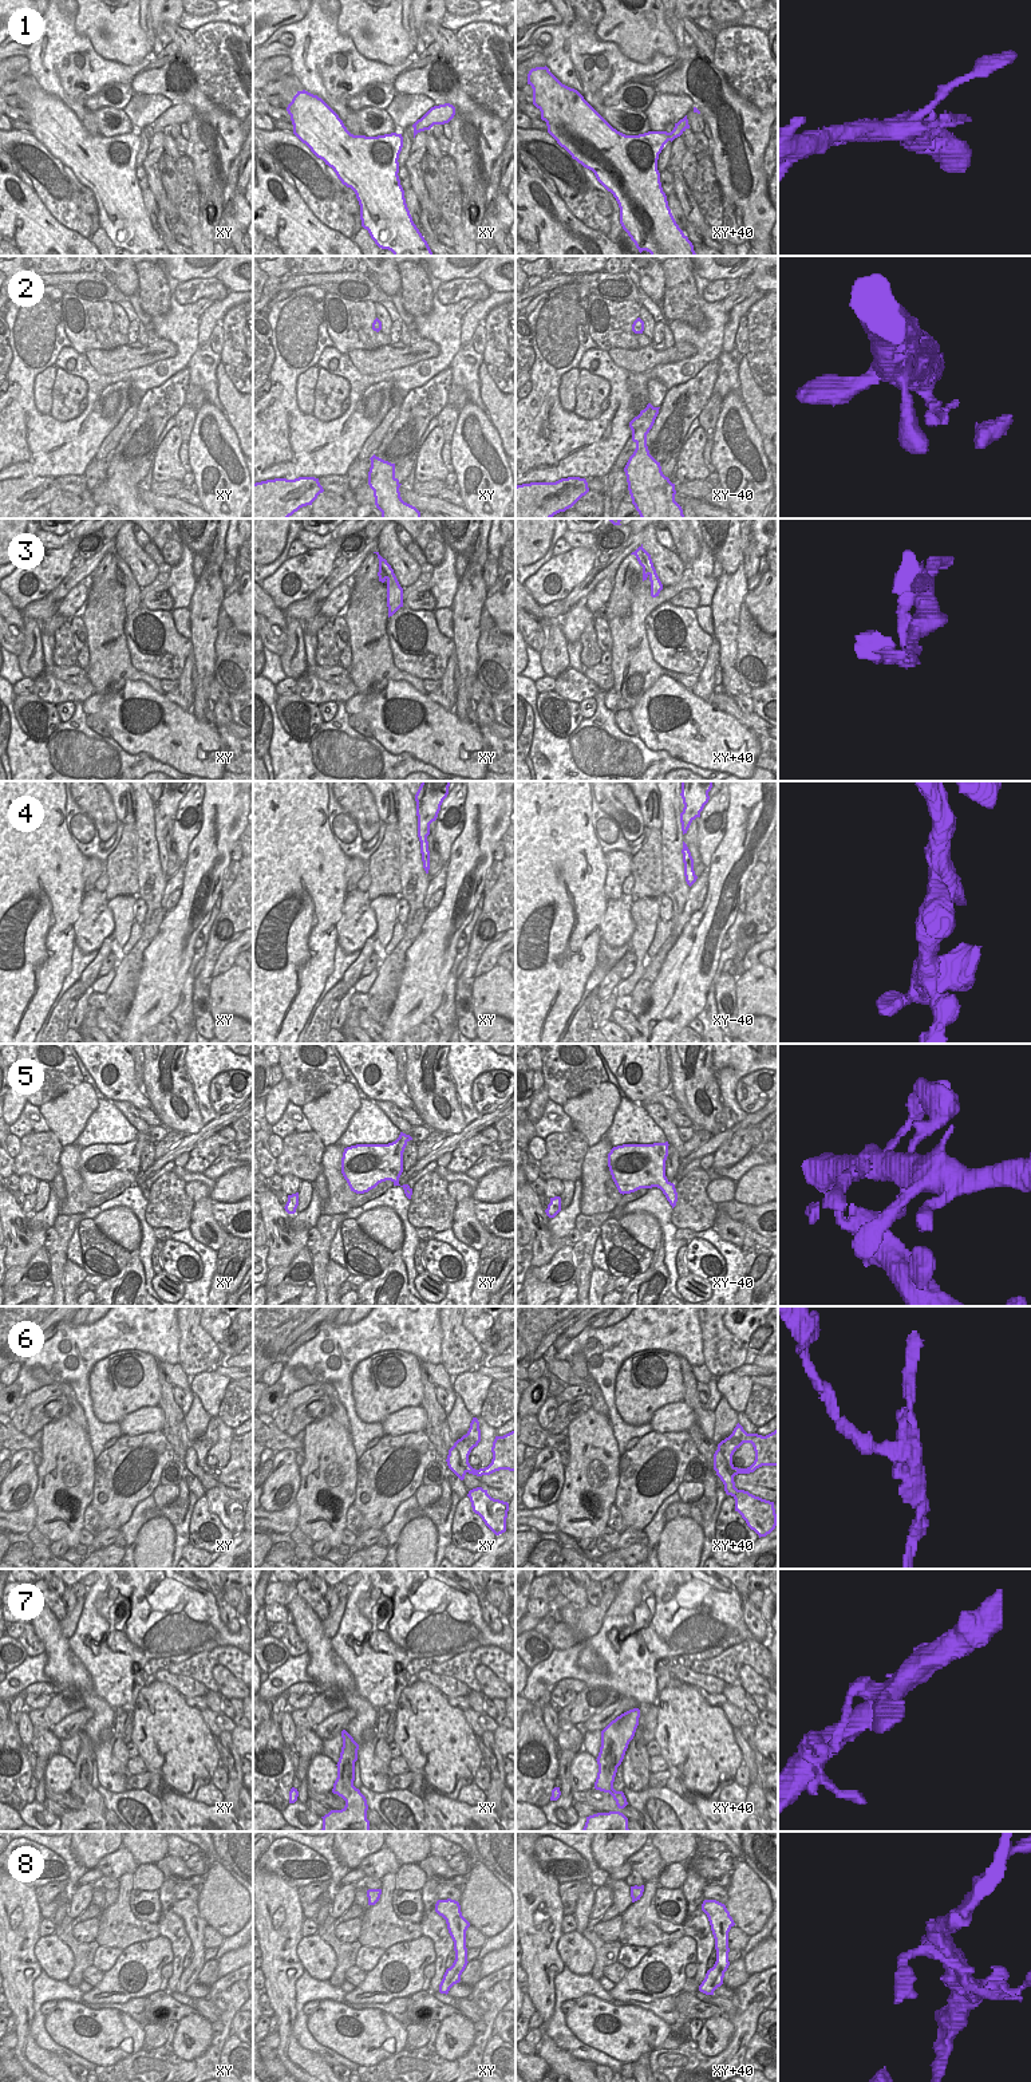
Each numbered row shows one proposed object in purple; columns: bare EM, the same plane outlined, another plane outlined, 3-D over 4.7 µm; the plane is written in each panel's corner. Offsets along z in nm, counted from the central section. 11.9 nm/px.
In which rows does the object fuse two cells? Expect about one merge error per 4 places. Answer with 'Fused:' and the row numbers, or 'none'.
Fused: 3, 6

